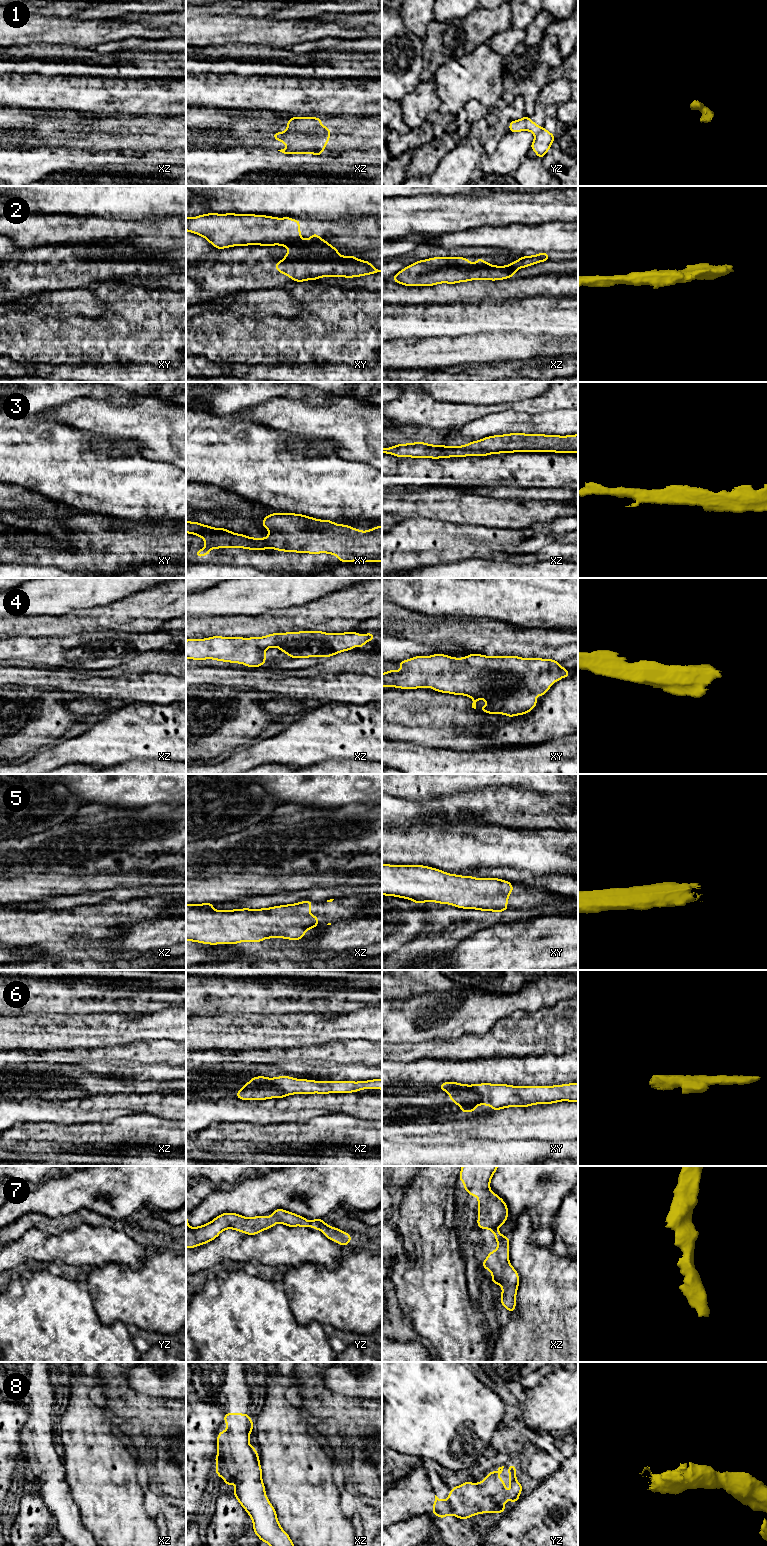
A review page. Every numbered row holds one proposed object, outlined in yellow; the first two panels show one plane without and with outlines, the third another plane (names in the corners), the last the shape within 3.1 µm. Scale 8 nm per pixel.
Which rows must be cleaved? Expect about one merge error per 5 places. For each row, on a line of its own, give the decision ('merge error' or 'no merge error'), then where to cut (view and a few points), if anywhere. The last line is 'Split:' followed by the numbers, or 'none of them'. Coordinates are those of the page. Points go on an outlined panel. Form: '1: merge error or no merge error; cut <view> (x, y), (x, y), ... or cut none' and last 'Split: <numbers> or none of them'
1: merge error; cut xz (291, 148), (322, 149)
2: merge error; cut xy (322, 239), (312, 243), (293, 243), (287, 247)
3: no merge error; cut none
4: no merge error; cut none
5: no merge error; cut none
6: no merge error; cut none
7: no merge error; cut none
8: no merge error; cut none
Split: 1, 2

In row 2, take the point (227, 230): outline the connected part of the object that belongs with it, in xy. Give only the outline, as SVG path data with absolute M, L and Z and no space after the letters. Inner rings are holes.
M209 213L193 218L186 217L186 231L206 238L216 249L247 245L280 245L288 247L293 244L313 244L323 240L316 232L309 239L302 239L301 231L298 228L300 223L300 220L289 217L276 218L254 214Z

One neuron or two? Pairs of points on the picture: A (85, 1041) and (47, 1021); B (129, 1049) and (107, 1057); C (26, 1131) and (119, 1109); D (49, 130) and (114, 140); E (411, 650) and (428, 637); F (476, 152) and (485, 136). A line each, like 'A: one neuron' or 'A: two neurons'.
A: one neuron
B: one neuron
C: two neurons
D: one neuron
E: two neurons
F: two neurons

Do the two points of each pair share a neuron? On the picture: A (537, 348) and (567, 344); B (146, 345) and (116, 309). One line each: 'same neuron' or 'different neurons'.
A: same neuron
B: same neuron

